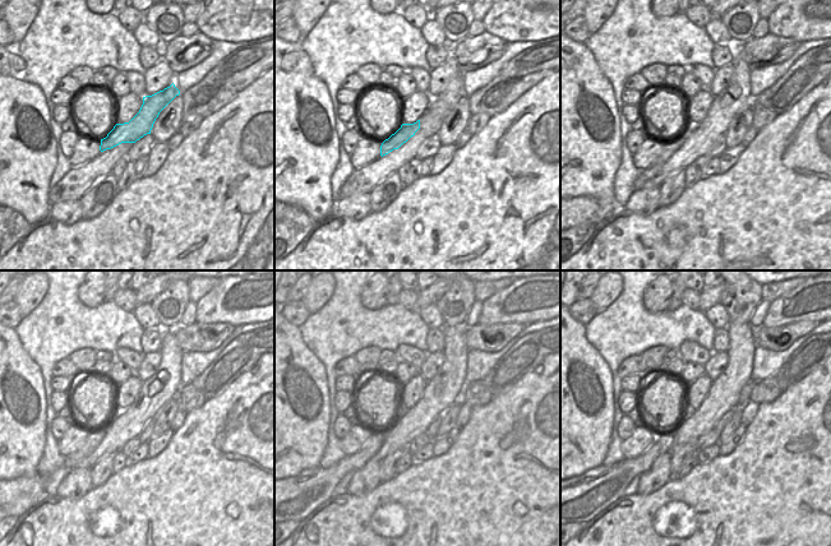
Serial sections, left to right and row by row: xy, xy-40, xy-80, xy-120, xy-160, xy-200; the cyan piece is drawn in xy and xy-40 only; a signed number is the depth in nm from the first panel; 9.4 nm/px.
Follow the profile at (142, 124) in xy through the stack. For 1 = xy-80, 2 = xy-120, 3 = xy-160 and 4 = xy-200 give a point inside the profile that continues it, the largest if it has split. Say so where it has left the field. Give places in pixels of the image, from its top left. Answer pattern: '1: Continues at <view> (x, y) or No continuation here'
1: Continues at xy-80 (670, 147)
2: Continues at xy-120 (95, 438)
3: Continues at xy-160 (300, 495)
4: Continues at xy-200 (587, 495)

